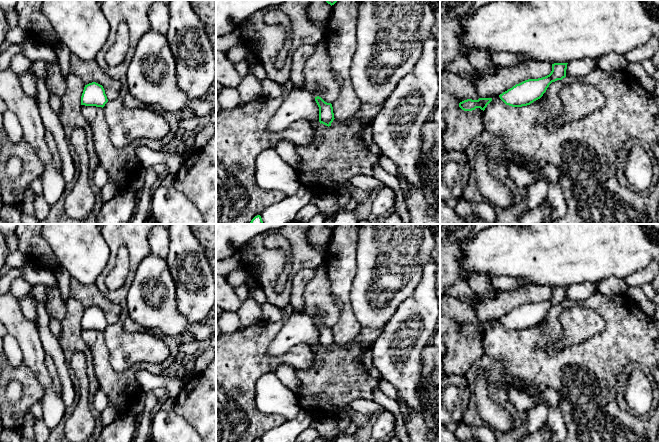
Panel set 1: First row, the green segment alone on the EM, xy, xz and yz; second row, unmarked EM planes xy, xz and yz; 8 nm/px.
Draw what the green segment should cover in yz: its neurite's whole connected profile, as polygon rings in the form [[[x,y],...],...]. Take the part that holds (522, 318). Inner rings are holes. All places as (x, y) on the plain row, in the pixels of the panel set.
[[[568,287],[552,288],[552,295],[549,299],[538,302],[528,303],[499,319],[500,323],[509,330],[522,331],[540,323],[552,306],[562,304],[566,301]]]

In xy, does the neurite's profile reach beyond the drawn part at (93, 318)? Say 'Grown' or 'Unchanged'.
Unchanged

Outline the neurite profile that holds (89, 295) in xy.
[[[74,278],[70,279],[70,296],[78,300],[85,309],[96,306],[103,310],[108,325],[115,324],[120,317],[121,308],[107,299],[96,284],[82,284]]]

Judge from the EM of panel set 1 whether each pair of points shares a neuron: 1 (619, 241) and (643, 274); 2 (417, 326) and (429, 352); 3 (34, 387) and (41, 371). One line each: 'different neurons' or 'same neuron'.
1: different neurons
2: different neurons
3: different neurons

